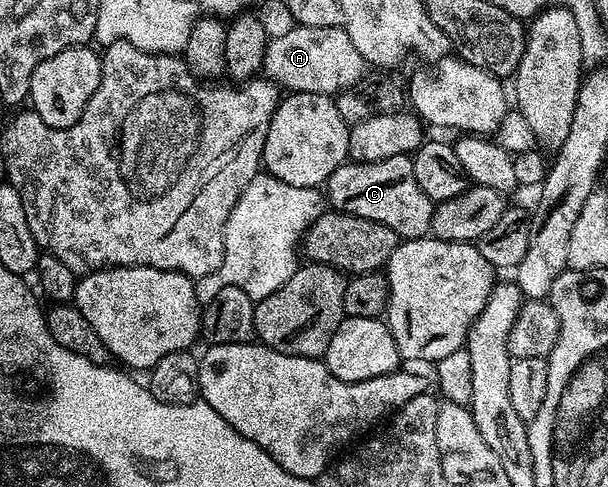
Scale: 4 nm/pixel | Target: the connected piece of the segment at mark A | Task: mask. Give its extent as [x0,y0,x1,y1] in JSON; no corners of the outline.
[262,25,368,96]

